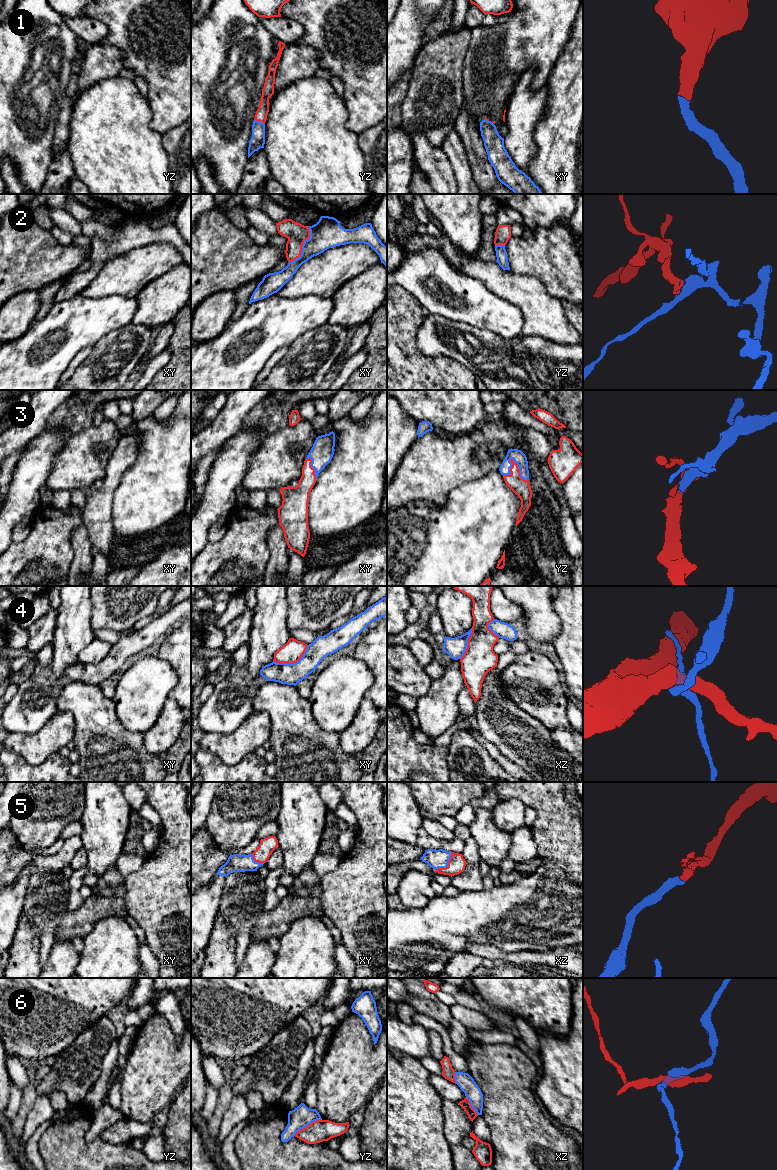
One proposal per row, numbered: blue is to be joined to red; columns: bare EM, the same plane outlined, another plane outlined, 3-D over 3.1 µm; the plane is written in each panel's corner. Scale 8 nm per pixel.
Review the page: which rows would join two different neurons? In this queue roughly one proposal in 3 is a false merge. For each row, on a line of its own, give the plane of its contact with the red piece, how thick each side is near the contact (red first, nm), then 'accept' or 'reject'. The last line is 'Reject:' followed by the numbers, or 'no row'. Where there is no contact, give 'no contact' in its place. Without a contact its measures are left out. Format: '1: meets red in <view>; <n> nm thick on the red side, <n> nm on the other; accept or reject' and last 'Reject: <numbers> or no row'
1: meets red in yz; 100 nm thick on the red side, 120 nm on the other; accept
2: meets red in xy; 160 nm thick on the red side, 240 nm on the other; accept
3: meets red in yz; 140 nm thick on the red side, 100 nm on the other; accept
4: meets red in xy; 170 nm thick on the red side, 180 nm on the other; reject
5: meets red in xz; 140 nm thick on the red side, 150 nm on the other; accept
6: meets red in yz; 180 nm thick on the red side, 170 nm on the other; reject
Reject: 4, 6

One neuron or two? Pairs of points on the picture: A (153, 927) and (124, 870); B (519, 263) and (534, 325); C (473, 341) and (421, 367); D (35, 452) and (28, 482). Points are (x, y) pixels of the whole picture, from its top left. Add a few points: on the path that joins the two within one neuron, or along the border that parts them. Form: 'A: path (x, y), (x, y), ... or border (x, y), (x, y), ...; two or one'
A: border (145, 861), (138, 869), (132, 871), (124, 878); two
B: border (510, 269), (519, 274), (533, 275), (543, 284); two
C: border (421, 352), (427, 356), (448, 356), (465, 366); two
D: path (35, 459), (35, 464), (29, 475); one

